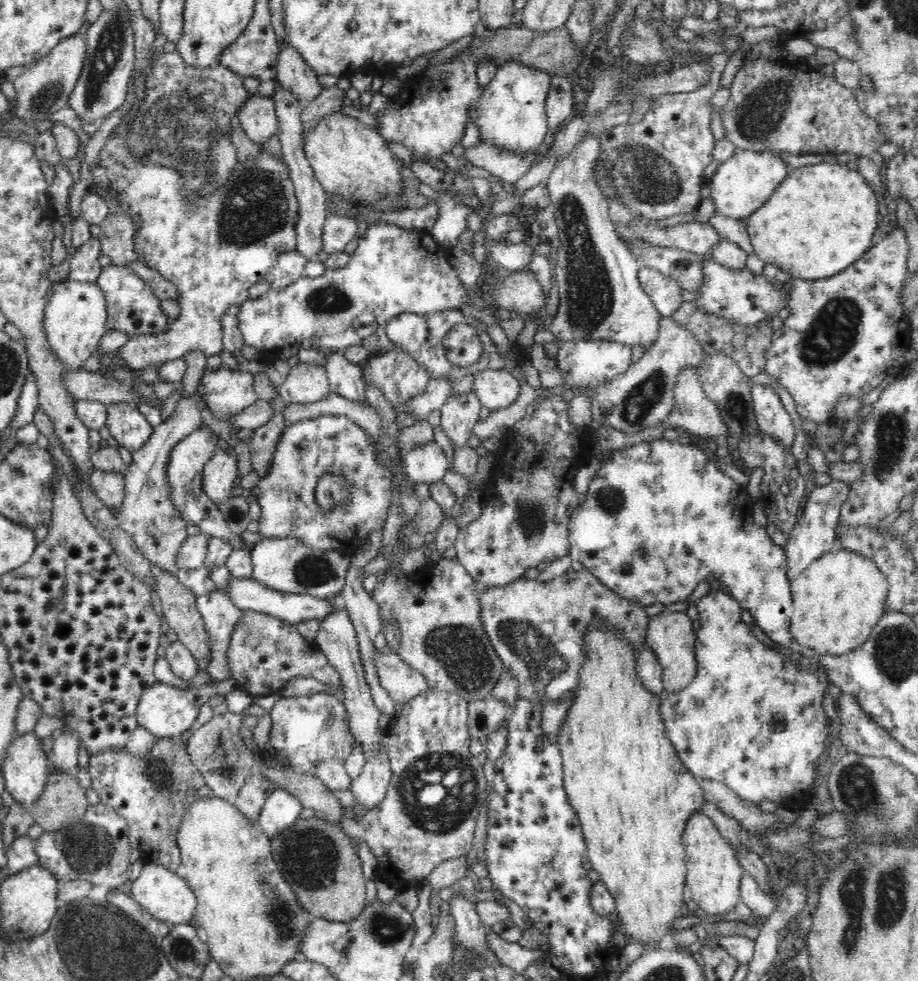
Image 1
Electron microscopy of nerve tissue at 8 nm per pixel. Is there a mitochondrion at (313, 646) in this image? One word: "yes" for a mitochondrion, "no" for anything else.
no

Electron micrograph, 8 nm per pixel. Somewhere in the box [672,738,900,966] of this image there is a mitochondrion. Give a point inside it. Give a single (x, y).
(856, 786)

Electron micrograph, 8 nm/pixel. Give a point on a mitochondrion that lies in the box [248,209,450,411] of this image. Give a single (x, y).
(327, 300)

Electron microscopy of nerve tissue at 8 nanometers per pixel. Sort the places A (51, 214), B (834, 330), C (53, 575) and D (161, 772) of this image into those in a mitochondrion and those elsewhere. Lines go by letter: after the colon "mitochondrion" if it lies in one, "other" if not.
A: other
B: mitochondrion
C: other
D: mitochondrion

